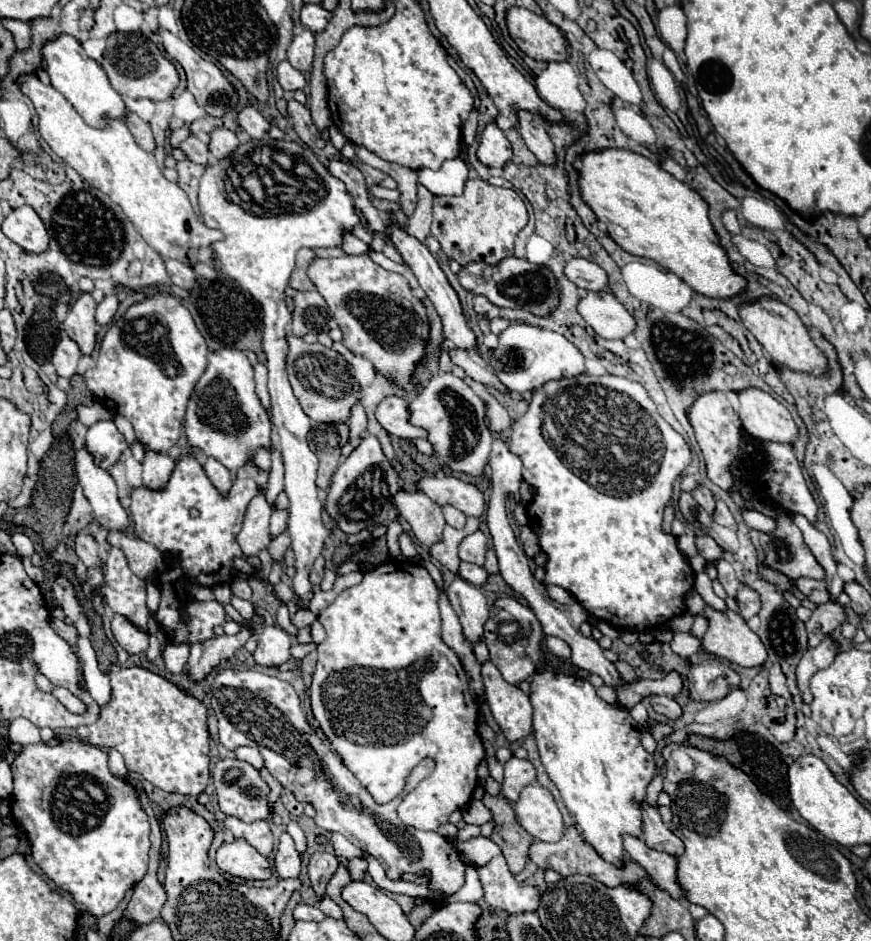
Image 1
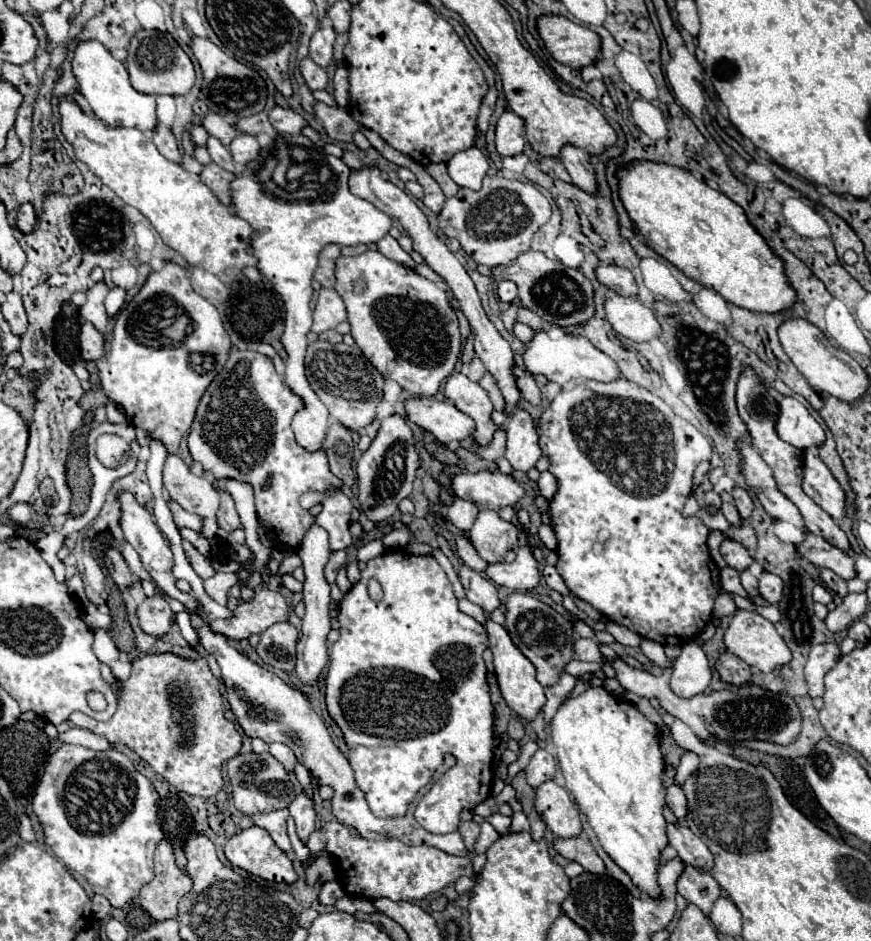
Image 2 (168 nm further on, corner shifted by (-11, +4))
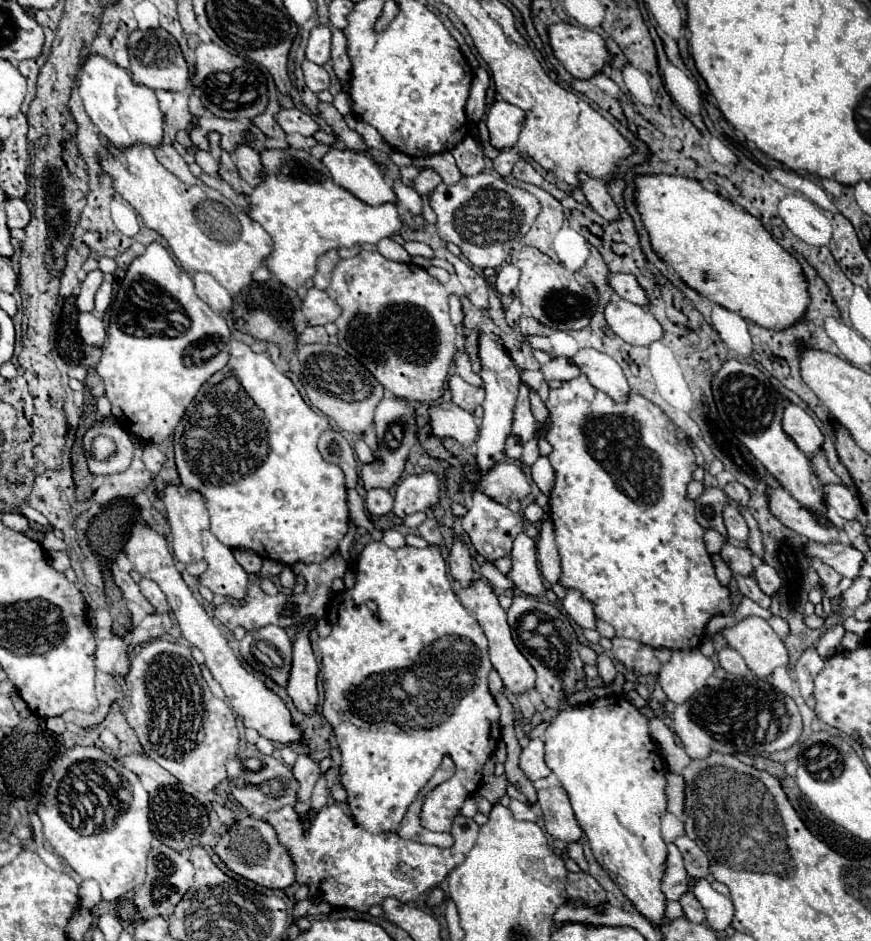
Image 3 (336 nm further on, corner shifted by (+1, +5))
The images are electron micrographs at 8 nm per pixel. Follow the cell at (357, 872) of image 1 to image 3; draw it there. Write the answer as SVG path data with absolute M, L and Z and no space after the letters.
M337 804L325 806L317 820L313 820L307 834L303 832L303 824L297 820L291 806L269 812L265 822L275 828L277 840L289 850L289 856L297 866L297 882L309 886L309 896L321 894L321 898L335 908L351 908L359 912L367 912L369 906L381 904L381 900L387 896L407 904L417 900L430 888L439 886L451 870L463 864L479 834L475 820L461 816L461 850L455 846L449 850L437 848L403 840L393 832L371 834L359 828L355 820Z

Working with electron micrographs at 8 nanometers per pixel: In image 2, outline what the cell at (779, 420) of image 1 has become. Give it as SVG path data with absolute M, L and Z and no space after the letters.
M783 397L779 401L779 419L775 429L783 441L797 449L817 447L825 441L823 427L813 419L807 407L793 397Z

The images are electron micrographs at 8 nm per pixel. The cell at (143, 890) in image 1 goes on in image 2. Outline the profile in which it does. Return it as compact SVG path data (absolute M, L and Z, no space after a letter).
M163 839L155 849L155 877L139 895L141 907L157 921L177 917L177 903L191 887L193 879L185 869L177 867L171 843Z

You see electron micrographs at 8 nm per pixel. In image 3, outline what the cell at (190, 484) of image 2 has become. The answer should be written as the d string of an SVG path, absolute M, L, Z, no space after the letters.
M169 482L163 490L163 502L173 534L175 558L183 564L201 560L201 532L209 530L211 524L205 498L197 490L179 488L177 484Z

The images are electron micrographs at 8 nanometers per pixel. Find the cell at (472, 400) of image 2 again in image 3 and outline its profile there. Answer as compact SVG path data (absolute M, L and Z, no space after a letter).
M457 374L449 376L447 380L447 388L451 392L451 400L461 406L463 410L473 412L477 406L481 406L483 398L485 398L485 390L483 388L475 388L471 384L467 384L465 380L461 380Z

